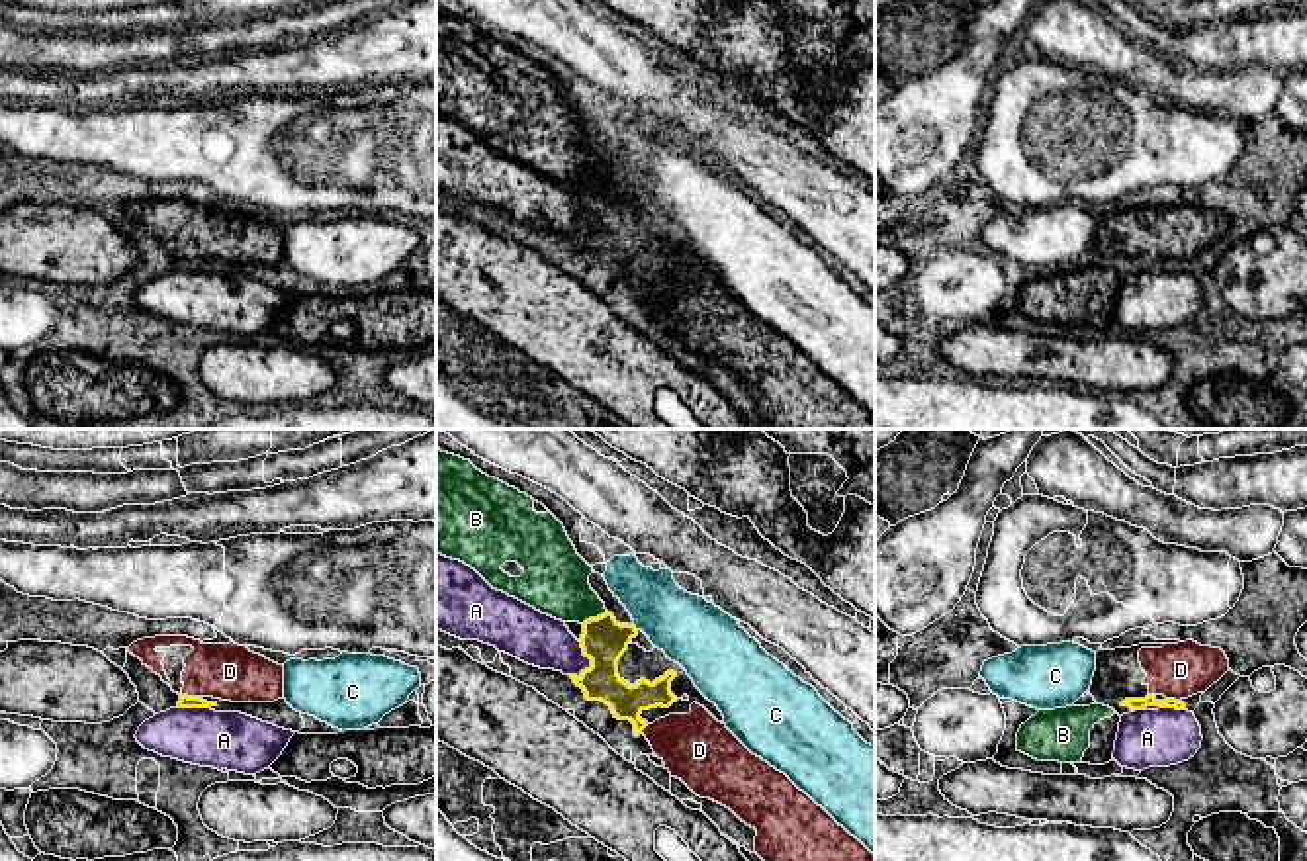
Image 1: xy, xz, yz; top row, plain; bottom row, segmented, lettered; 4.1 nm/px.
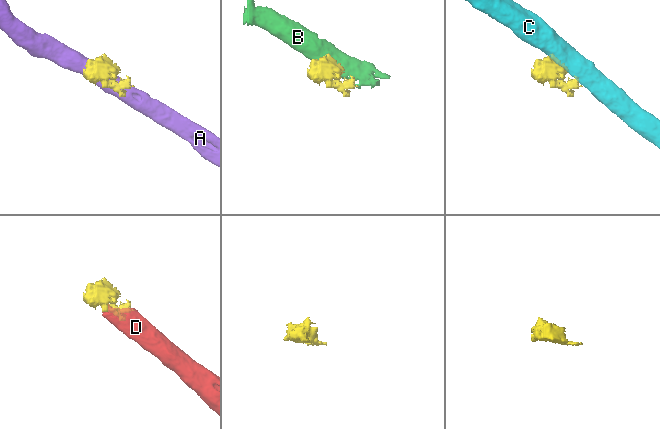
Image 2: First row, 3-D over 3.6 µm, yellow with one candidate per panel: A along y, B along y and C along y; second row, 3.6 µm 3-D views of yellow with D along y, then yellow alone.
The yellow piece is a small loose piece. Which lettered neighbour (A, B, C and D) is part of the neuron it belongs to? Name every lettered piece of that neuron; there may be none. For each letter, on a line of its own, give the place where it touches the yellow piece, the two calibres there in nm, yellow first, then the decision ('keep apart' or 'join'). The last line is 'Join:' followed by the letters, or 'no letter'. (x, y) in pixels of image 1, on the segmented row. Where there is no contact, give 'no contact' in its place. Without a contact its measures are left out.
A: contact xz (589, 658); calibres 190 and 220 nm; keep apart
B: contact xz (593, 619); calibres 190 and 280 nm; keep apart
C: contact xz (634, 629); calibres 190 and 280 nm; keep apart
D: contact xy (190, 697); calibres 50 and 240 nm; join
Join: D

